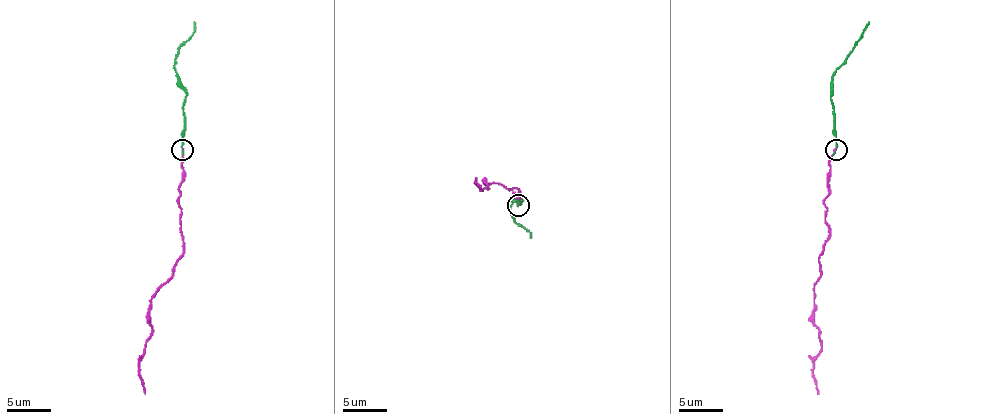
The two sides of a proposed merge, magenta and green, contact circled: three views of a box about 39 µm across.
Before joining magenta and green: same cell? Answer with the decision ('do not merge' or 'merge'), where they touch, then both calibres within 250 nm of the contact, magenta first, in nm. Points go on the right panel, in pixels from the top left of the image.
merge; place (836, 150); calibres 170 and 120 nm

